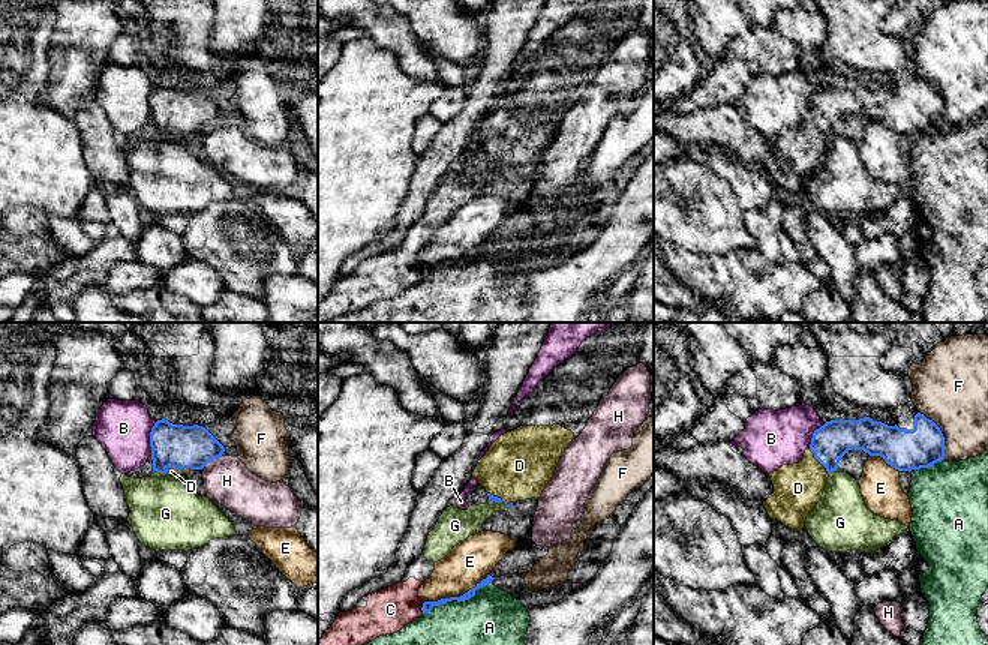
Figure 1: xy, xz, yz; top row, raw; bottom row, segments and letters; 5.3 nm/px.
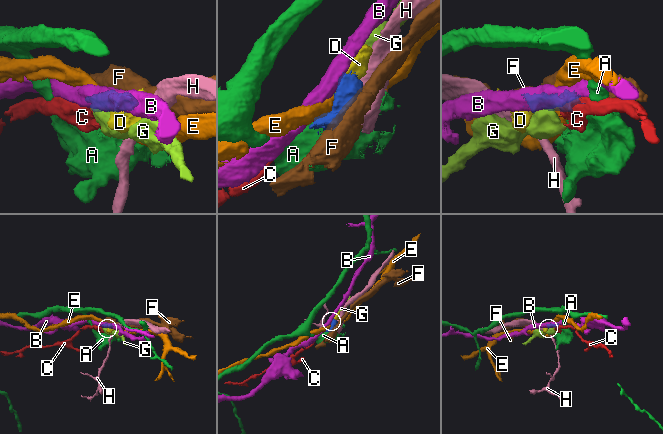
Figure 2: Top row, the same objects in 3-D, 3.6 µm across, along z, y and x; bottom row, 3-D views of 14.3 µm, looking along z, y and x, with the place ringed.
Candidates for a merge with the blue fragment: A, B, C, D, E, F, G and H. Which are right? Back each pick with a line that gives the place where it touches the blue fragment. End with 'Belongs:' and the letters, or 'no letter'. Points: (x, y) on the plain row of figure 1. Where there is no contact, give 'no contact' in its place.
D: meets blue in xy at (177, 132)
Belongs: D

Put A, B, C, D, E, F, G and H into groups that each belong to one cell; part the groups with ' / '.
A / B / C G / D / E / F / H

